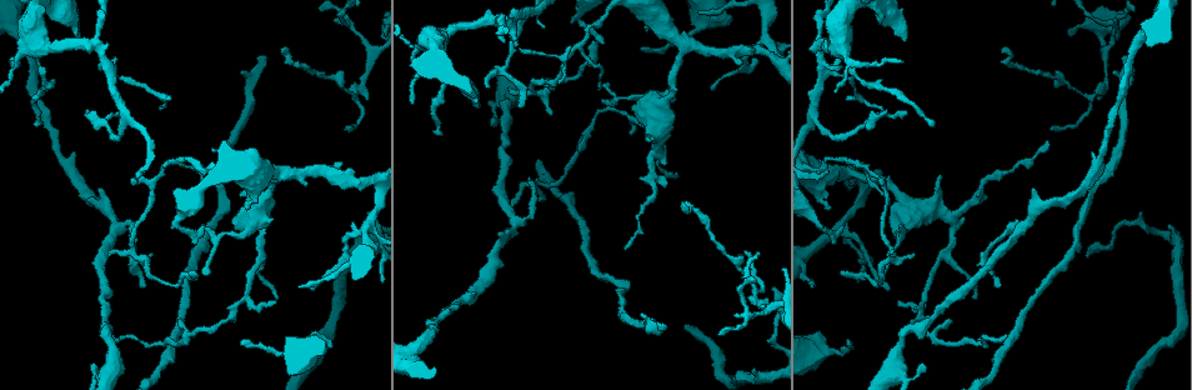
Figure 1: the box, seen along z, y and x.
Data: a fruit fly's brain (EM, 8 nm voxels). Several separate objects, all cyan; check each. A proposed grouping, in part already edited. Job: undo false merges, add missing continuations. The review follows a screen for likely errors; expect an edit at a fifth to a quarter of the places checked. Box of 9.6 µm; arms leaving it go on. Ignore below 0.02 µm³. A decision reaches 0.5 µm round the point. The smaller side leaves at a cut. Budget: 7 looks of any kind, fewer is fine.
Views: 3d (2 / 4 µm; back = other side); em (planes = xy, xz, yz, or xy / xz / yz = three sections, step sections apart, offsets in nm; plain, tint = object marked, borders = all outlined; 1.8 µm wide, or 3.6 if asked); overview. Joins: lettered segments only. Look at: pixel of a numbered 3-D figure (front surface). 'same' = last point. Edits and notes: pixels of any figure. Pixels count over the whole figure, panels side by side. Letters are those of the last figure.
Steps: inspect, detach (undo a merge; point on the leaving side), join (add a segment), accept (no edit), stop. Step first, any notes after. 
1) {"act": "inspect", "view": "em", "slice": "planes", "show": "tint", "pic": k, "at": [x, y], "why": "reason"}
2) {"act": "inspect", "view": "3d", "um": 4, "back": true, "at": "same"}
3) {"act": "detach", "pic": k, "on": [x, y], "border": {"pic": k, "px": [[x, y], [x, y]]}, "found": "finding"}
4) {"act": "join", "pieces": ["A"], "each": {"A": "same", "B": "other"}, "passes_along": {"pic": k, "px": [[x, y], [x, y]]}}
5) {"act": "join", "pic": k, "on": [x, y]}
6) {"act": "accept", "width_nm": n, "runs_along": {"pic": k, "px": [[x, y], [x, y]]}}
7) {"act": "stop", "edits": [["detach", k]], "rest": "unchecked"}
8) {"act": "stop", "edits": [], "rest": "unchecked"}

{"act": "inspect", "view": "3d", "um": 4, "pic": 1, "at": [893, 354], "why": "abrupt turn"}

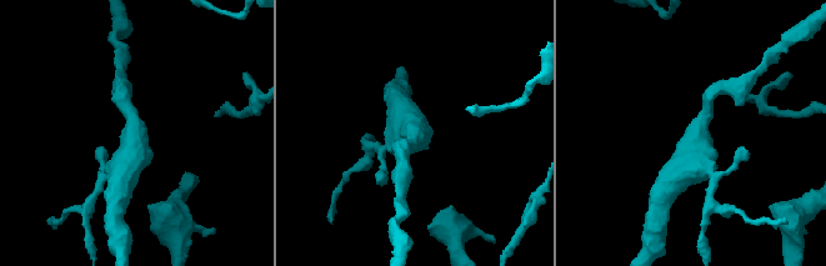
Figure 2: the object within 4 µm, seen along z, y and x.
{"act": "inspect", "view": "em", "slice": "planes", "show": "borders", "pic": 2, "at": [132, 130], "arm_widths_nm": [220, 460]}

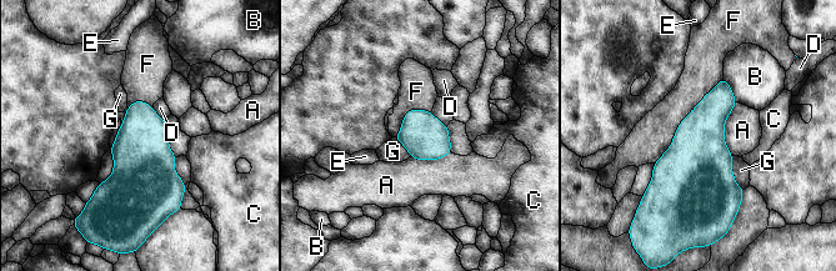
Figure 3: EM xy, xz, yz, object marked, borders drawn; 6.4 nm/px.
{"act": "accept", "each": {"A": "other", "B": "other", "C": "other", "D": "other", "E": "other", "F": "other", "G": "other"}, "border": {"pic": 3, "px": [[731, 155], [734, 180], [744, 189]]}, "found": "continuous, no second neuron"}

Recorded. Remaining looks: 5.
{"act": "inspect", "view": "3d", "um": 2, "back": true, "pic": 1, "at": [898, 303], "why": "tapers out"}

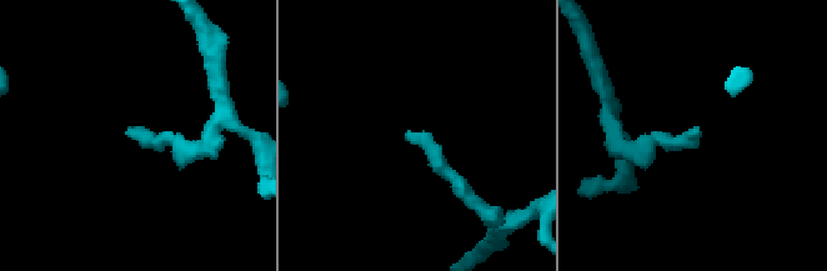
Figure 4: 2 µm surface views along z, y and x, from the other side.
{"act": "inspect", "view": "em", "slice": "planes", "show": "borders", "pic": 4, "at": [126, 131]}

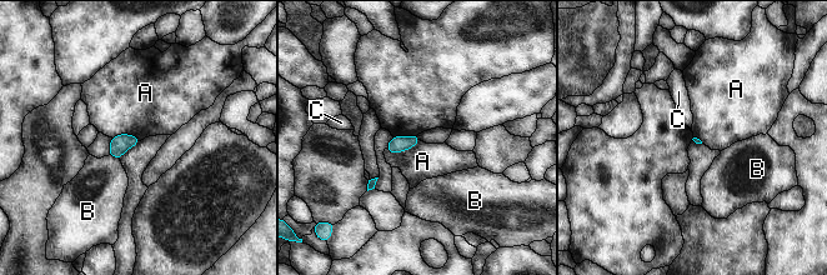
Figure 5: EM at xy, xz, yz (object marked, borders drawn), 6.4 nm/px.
{"act": "accept", "each": {"A": "other", "B": "other", "C": "other"}, "border": {"pic": 5, "px": [[420, 140], [396, 153], [385, 149]]}, "found": "none of them fits"}

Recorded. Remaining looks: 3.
{"act": "inspect", "view": "3d", "um": 2, "pic": 1, "at": [1125, 55], "why": "branch stops here"}

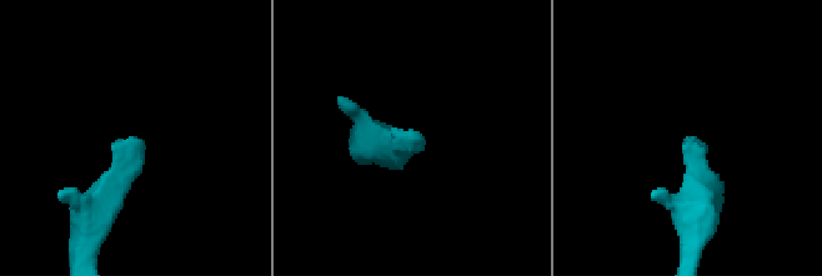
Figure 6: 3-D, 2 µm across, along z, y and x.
{"act": "inspect", "view": "em", "slice": "yz", "step": 4, "show": "borders", "pic": 6, "at": [412, 132], "why": "now the EM"}

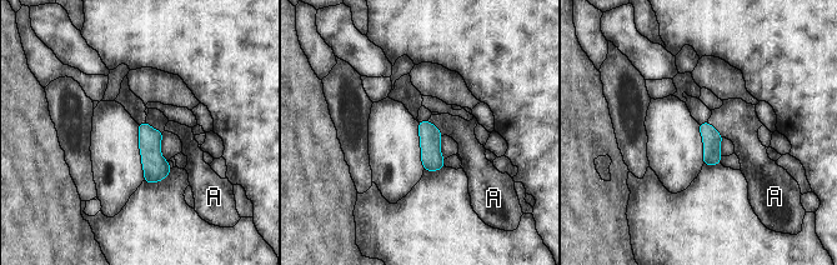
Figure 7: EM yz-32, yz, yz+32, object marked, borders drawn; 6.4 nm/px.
{"act": "inspect", "view": "em", "slice": "planes", "show": "borders", "at": "same"}

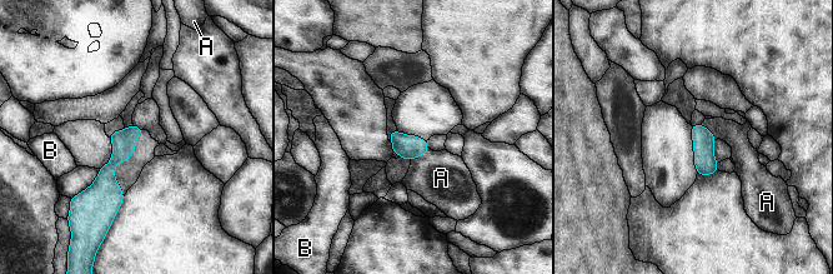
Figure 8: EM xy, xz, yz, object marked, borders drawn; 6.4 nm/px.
{"act": "join", "pieces": ["A"], "each": {"A": "same", "B": "other"}, "passes_along": {"pic": 8, "px": [[407, 147], [420, 155], [441, 178]]}, "found": "the neuron continues"}

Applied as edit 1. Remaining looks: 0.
{"act": "stop", "edits": [["join", 8]], "rest": "unchecked"}

